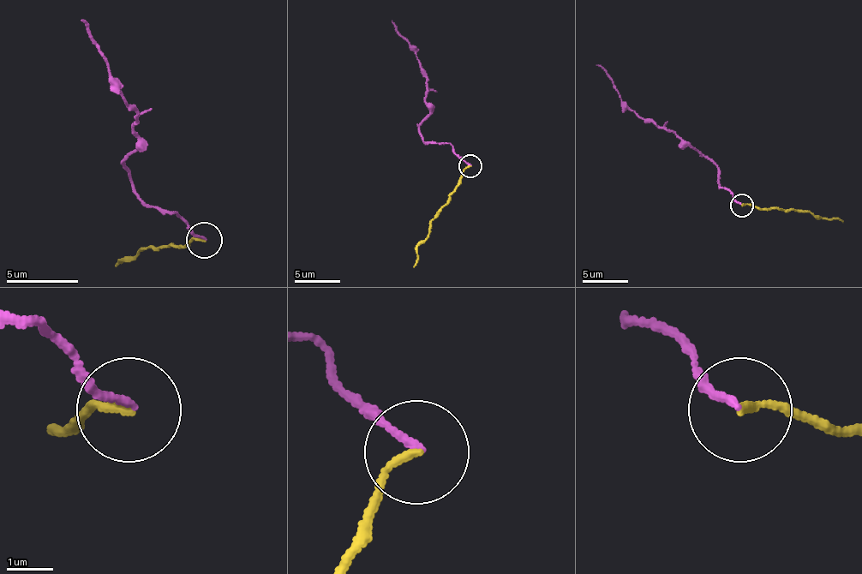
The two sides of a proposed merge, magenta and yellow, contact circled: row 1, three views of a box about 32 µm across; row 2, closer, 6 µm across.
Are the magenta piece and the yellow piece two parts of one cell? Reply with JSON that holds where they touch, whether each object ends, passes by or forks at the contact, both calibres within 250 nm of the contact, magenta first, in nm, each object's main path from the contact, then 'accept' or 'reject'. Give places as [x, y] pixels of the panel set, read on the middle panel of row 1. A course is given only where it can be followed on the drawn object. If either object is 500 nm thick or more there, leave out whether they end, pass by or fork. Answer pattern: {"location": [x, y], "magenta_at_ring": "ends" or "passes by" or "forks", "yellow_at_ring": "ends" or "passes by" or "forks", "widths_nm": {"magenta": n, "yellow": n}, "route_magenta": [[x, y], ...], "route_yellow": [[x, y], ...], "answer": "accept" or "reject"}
{"location": [469, 166], "magenta_at_ring": "ends", "yellow_at_ring": "ends", "widths_nm": {"magenta": 150, "yellow": 180}, "route_magenta": [[469, 164], [449, 144], [423, 141], [419, 125], [430, 111], [423, 68], [392, 20]], "route_yellow": [[469, 166], [456, 192], [433, 219], [430, 233], [416, 247], [414, 267]], "answer": "reject"}

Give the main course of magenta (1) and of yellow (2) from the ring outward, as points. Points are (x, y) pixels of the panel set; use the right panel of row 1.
1: (740, 204), (720, 186), (717, 168), (671, 131), (643, 122), (620, 98), (613, 80), (595, 64)
2: (742, 204), (809, 212), (823, 218), (839, 218), (843, 223)

